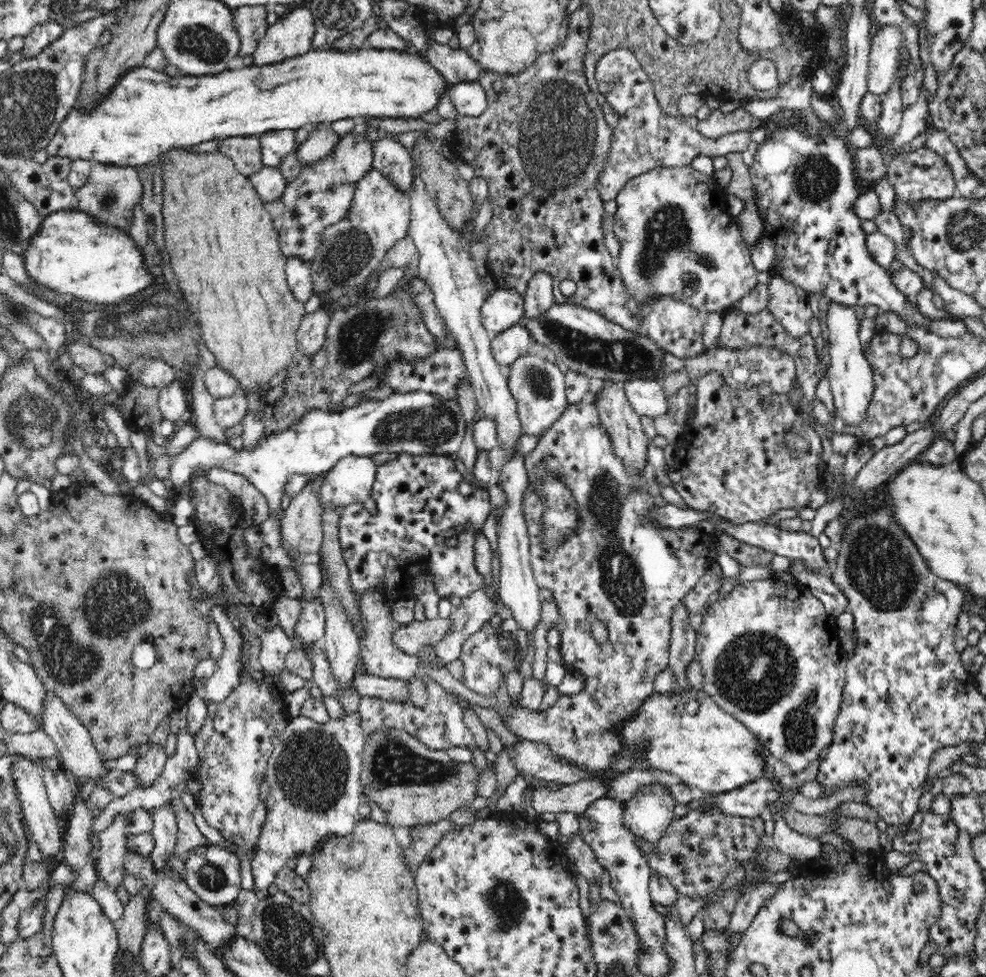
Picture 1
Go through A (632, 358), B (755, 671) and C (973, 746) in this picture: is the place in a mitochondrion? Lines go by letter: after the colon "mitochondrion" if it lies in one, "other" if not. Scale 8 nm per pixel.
A: mitochondrion
B: mitochondrion
C: other

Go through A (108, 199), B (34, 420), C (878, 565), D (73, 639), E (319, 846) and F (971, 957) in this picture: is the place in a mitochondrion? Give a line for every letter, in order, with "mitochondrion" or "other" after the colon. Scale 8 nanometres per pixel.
A: mitochondrion
B: mitochondrion
C: mitochondrion
D: mitochondrion
E: other
F: other

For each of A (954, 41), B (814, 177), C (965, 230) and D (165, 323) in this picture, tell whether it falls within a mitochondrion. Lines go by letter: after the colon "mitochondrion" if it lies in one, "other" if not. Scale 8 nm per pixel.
A: mitochondrion
B: mitochondrion
C: mitochondrion
D: mitochondrion

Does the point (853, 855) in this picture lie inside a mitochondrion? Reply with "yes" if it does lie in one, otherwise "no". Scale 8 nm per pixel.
no

